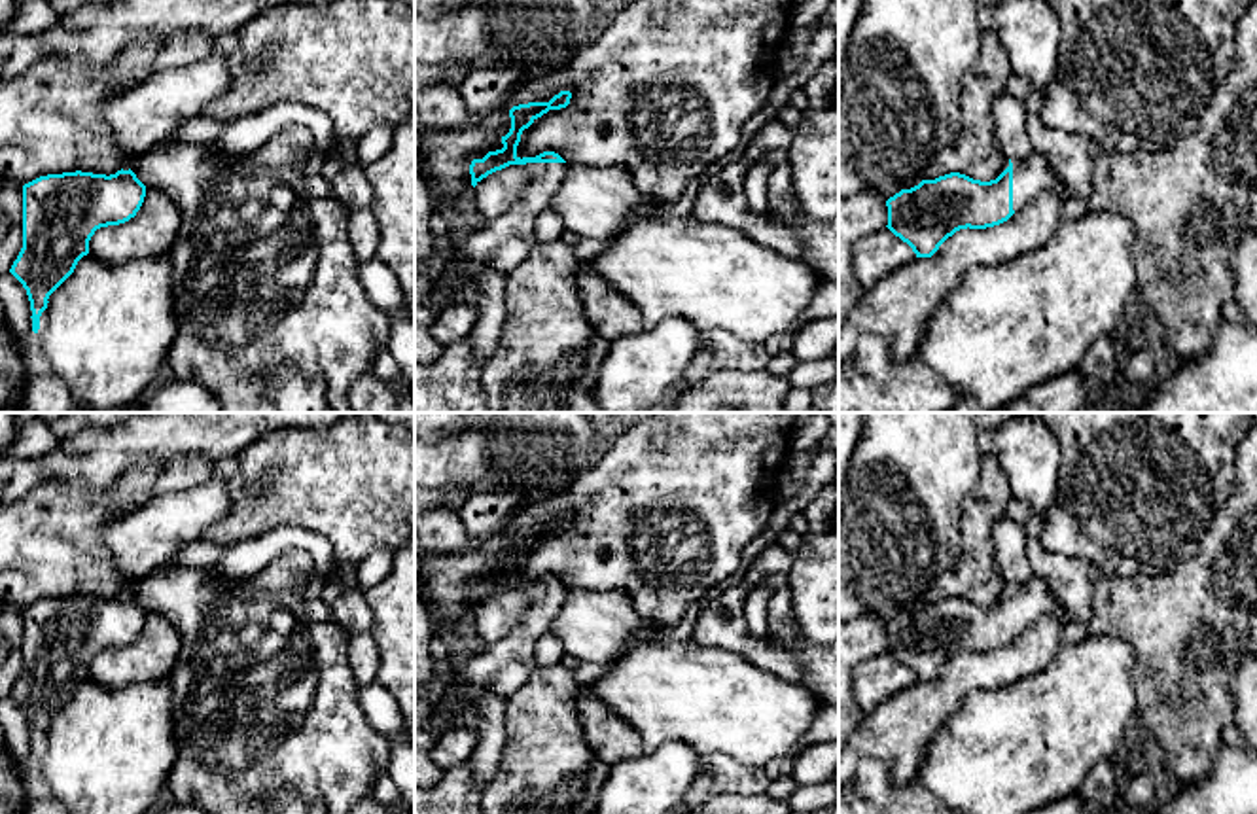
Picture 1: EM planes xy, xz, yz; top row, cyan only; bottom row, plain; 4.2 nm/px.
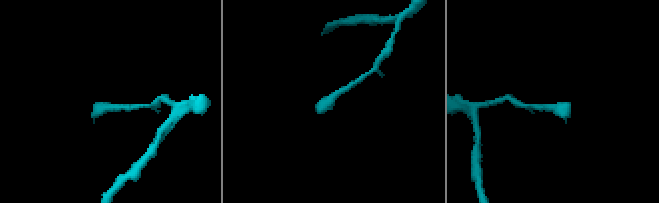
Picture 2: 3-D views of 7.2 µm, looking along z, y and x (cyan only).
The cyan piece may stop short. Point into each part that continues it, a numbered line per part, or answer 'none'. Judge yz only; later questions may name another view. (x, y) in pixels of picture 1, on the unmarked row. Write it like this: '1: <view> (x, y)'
1: yz (1030, 601)

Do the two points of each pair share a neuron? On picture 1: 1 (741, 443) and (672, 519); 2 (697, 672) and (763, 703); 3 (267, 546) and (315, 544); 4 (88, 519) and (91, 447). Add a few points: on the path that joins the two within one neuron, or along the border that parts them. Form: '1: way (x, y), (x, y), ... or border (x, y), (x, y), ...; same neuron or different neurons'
1: way (722, 462), (684, 500); same neuron
2: way (714, 690), (727, 703), (746, 703); same neuron
3: way (279, 540), (303, 540); same neuron
4: border (129, 468), (105, 489), (80, 489), (46, 479); different neurons

